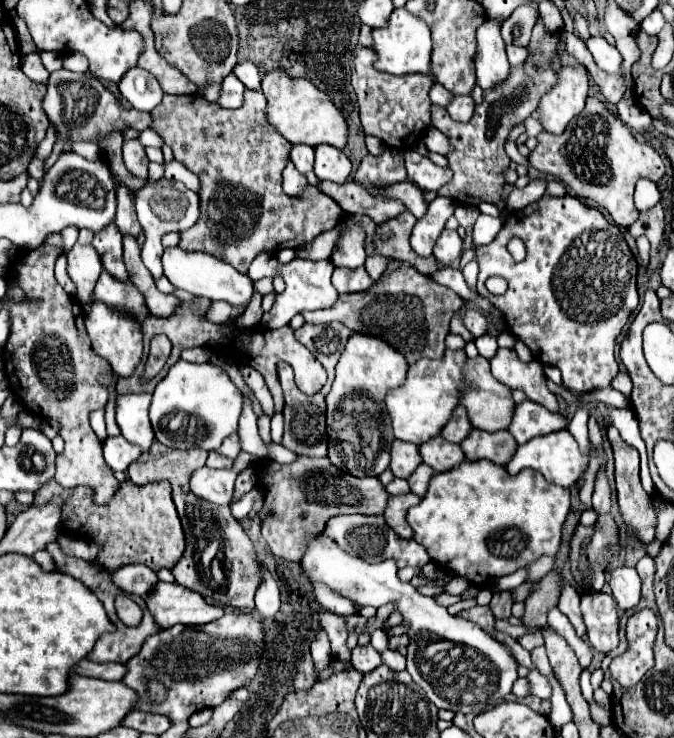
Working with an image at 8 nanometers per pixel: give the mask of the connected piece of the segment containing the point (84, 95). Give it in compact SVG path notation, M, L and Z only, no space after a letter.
M66 69L50 73L48 79L48 93L44 97L44 111L50 121L56 121L60 129L62 141L66 141L66 149L70 149L76 141L98 141L100 137L112 131L124 131L126 125L138 131L144 131L152 123L152 115L146 111L128 111L120 105L120 101L104 87L98 79L90 77L88 73L72 73Z

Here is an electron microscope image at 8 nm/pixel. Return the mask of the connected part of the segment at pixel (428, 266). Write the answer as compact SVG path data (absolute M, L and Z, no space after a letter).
M406 209L404 213L388 219L383 225L378 225L375 238L376 253L392 257L396 261L410 263L416 271L424 275L432 275L438 271L438 263L434 257L420 257L410 247L410 231L416 223L416 217Z

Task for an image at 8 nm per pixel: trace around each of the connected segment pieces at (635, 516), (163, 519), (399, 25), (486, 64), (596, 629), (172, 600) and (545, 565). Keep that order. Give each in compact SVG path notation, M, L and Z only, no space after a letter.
M608 427L608 439L612 443L614 449L614 459L616 459L616 489L618 489L618 505L620 505L620 513L624 517L624 523L628 529L636 531L636 535L640 537L642 543L650 543L654 541L654 527L656 527L656 511L654 511L654 503L652 497L644 491L642 483L640 483L640 465L638 465L638 451L624 443L618 429L616 427Z
M52 479L34 493L34 505L46 505L50 499L60 497L64 501L60 531L72 537L80 535L86 539L88 535L90 539L94 539L100 545L98 561L106 569L114 571L130 563L142 563L148 565L152 571L160 571L162 567L172 569L186 547L182 523L176 513L170 491L172 489L168 481L148 483L142 487L134 485L132 481L124 481L106 505L98 505L94 503L94 491L90 487L62 489Z
M394 9L388 27L374 29L374 51L378 53L376 69L386 71L390 75L406 75L406 73L430 73L430 53L432 53L432 39L430 29L424 21L410 11Z
M486 21L478 33L476 51L476 77L478 85L486 91L508 79L510 63L506 57L506 45L500 37L500 25L496 21Z
M588 591L582 595L582 615L588 641L596 651L608 653L618 647L618 609L612 595Z
M158 581L146 603L162 629L168 629L176 623L204 625L220 619L226 613L224 607L206 603L200 593L184 589L178 583L164 581Z
M540 557L540 559L534 561L532 565L528 565L528 567L526 567L526 571L528 571L526 583L536 583L536 581L540 581L540 579L548 573L548 569L552 569L552 565L554 565L554 557Z

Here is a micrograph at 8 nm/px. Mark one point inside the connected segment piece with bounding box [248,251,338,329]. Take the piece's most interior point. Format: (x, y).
(308, 287)

